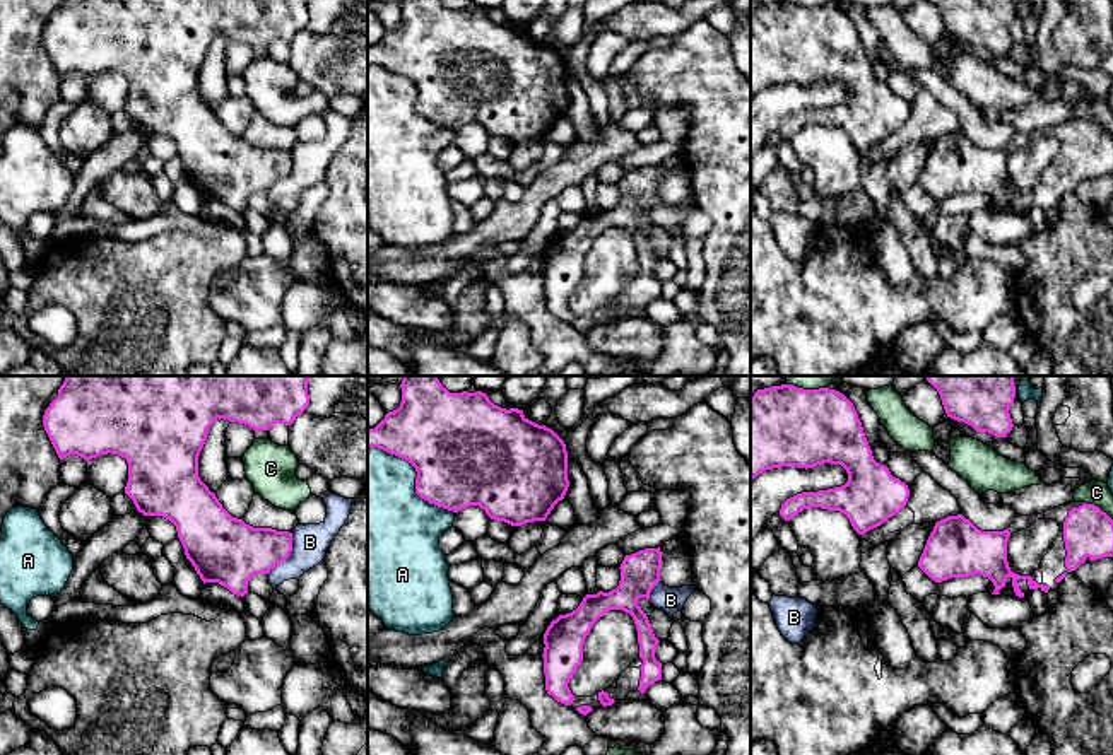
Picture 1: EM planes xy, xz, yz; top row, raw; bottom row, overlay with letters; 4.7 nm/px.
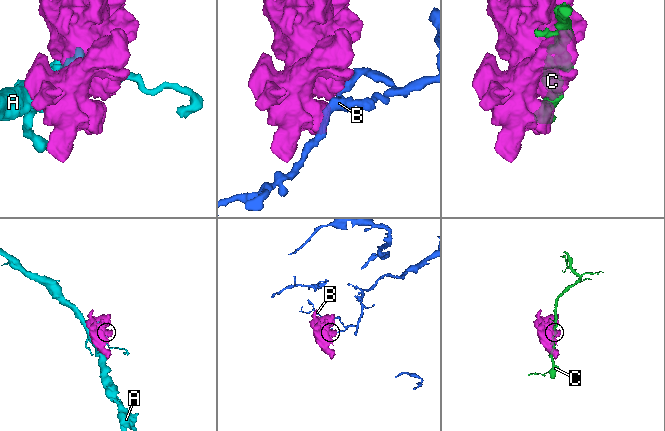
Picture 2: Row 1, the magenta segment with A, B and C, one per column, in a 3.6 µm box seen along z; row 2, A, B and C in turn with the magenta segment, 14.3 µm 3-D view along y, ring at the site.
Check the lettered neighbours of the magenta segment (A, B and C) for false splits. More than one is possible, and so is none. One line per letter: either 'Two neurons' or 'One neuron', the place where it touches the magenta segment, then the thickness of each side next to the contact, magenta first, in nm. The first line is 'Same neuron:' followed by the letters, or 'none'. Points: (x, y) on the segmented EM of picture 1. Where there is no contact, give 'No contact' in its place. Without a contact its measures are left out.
Same neuron: none
A: Two neurons. Touches magenta at xz (416, 477). Thickness 480 nm (magenta) against 460 nm
B: Two neurons. Touches magenta at xy (288, 556). Thickness 280 nm (magenta) against 180 nm
C: Two neurons. Touches magenta at yz (1096, 506). Thickness 240 nm (magenta) against 110 nm

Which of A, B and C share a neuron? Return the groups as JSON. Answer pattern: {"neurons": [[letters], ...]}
{"neurons": [["A"], ["B"], ["C"]]}

